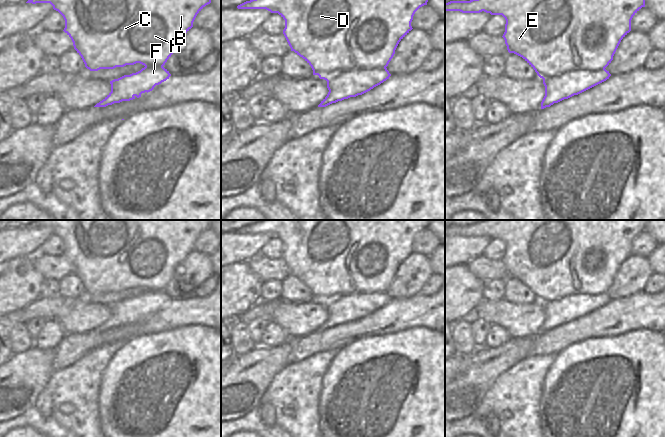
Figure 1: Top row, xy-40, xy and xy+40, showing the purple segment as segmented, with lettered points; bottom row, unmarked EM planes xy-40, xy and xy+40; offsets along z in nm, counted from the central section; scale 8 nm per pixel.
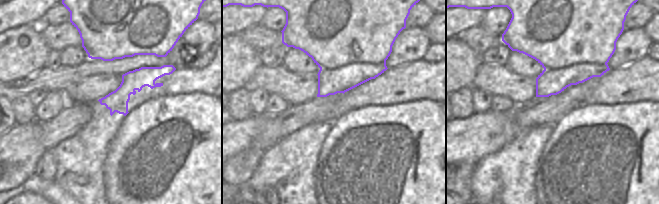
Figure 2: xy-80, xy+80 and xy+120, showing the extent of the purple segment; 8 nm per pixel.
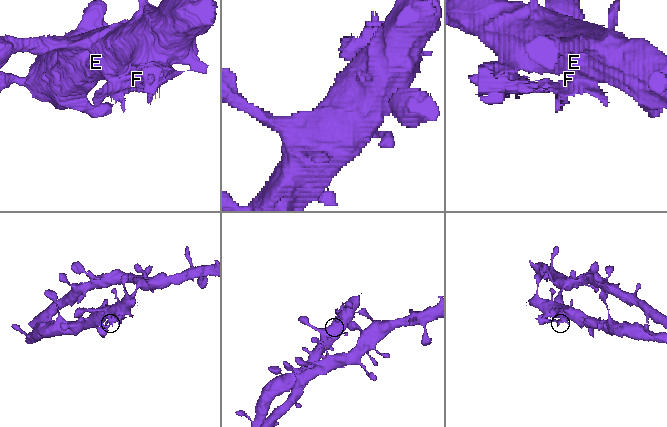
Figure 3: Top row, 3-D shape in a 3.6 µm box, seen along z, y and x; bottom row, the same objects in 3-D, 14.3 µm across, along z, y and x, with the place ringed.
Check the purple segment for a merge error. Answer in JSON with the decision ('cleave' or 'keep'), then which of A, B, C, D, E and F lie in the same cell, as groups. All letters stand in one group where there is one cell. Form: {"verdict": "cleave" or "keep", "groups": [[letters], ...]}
{"verdict": "cleave", "groups": [["A", "B", "C", "D", "E"], ["F"]]}

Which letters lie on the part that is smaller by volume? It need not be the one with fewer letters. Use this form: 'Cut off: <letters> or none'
Cut off: F

